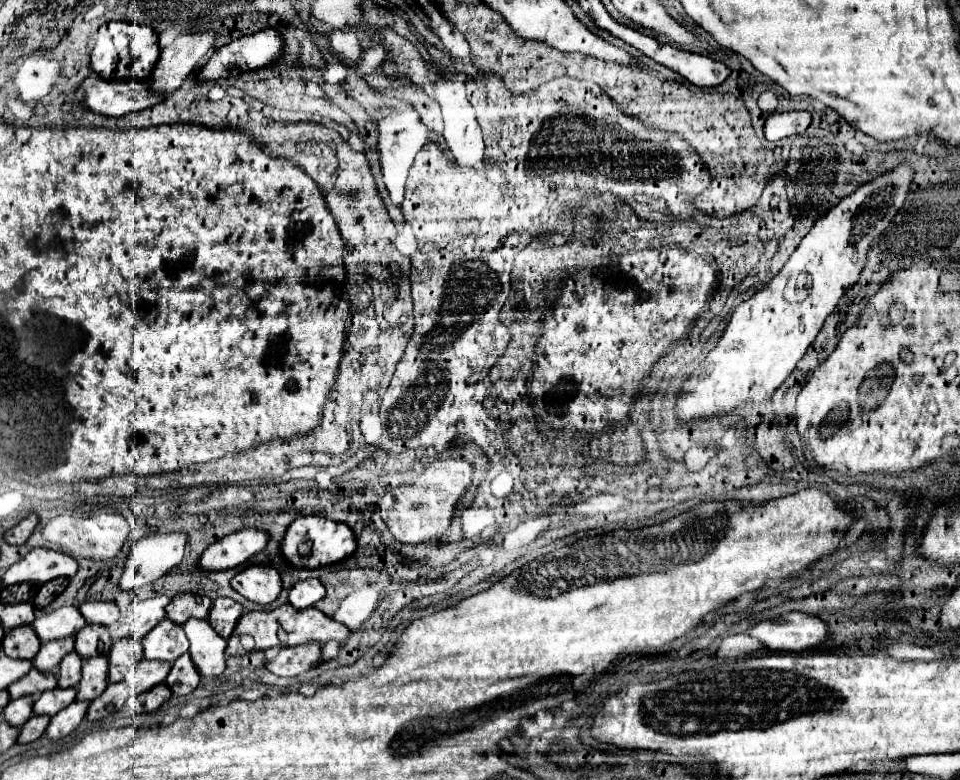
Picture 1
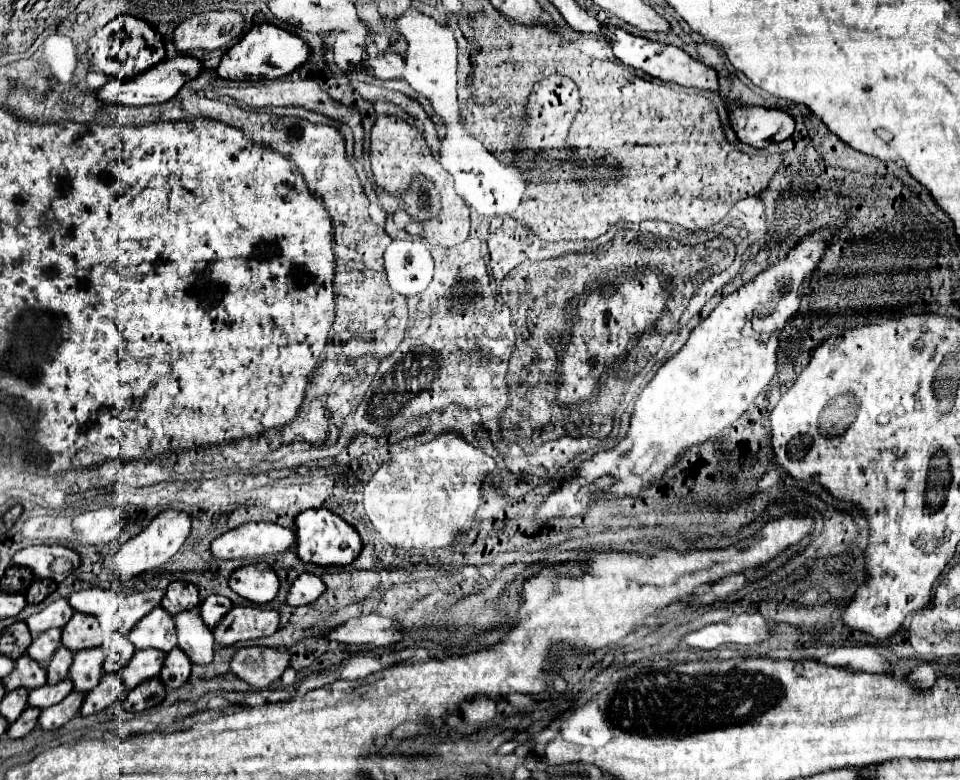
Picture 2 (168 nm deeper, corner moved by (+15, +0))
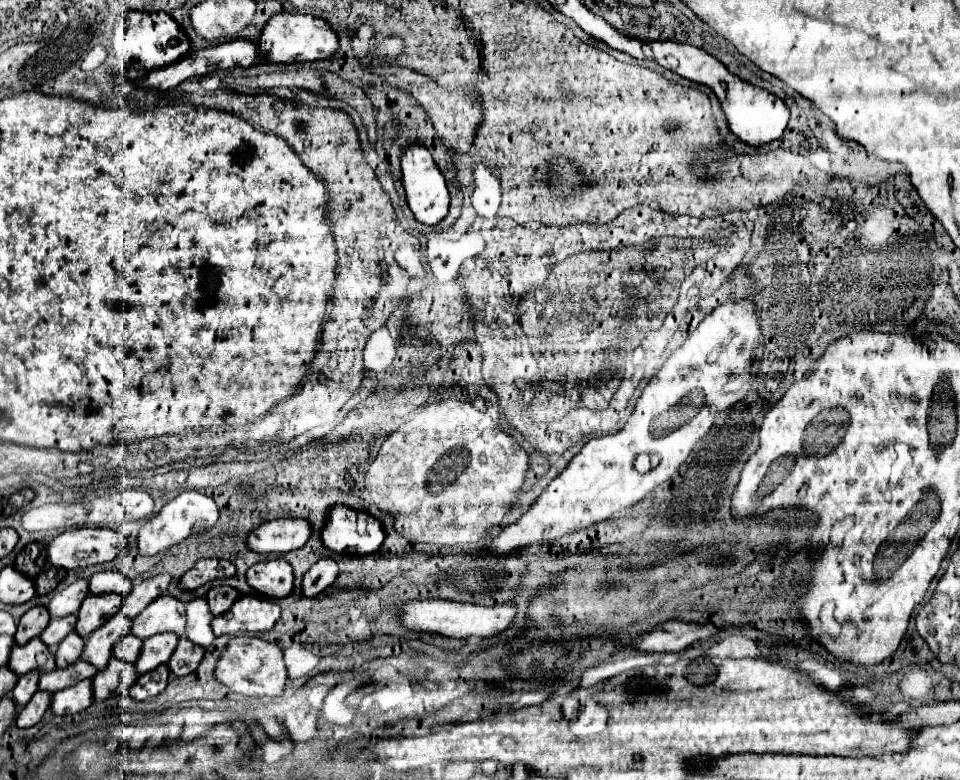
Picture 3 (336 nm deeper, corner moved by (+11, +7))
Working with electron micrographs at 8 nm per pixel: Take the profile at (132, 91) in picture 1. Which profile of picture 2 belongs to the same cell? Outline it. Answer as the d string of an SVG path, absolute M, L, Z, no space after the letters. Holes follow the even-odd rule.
M178 55L174 59L166 59L162 63L158 63L156 67L140 73L134 79L128 81L118 81L118 79L110 79L102 89L98 89L98 99L104 103L122 103L122 105L152 105L152 103L166 103L170 101L184 83L188 83L190 79L196 79L202 71L202 61L196 57L188 57L188 55Z

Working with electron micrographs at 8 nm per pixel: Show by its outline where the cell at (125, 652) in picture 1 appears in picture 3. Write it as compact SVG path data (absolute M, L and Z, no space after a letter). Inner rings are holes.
M128 634L114 646L114 656L124 660L124 662L136 662L136 656L140 654L140 648L142 648L142 640Z

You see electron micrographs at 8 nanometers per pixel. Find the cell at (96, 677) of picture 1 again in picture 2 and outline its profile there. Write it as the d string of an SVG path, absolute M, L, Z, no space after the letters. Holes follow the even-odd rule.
M92 647L74 653L74 663L70 667L70 679L74 681L74 691L88 693L94 689L102 677L102 663L104 663L104 649Z

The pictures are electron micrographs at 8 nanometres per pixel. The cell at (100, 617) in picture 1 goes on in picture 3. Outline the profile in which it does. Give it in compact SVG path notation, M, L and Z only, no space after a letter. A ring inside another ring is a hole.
M106 570L106 572L98 572L90 578L90 594L98 596L98 594L120 594L126 596L130 592L132 584L130 580L114 570Z

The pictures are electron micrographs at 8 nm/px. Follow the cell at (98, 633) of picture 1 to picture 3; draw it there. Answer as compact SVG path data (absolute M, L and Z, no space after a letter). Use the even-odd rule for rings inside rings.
M100 594L100 596L86 596L76 622L76 634L86 638L96 628L106 624L118 610L120 610L120 596L116 594Z

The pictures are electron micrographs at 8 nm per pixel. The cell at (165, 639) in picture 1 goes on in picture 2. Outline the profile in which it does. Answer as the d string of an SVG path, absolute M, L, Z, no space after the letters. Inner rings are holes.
M156 607L150 611L132 631L128 633L128 639L136 649L160 649L168 653L176 645L176 629L174 629L174 617L168 615L162 607Z

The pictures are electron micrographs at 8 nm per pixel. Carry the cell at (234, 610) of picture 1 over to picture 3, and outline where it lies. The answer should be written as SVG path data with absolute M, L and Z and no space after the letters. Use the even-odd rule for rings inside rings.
M214 586L208 590L208 604L210 604L210 612L214 616L226 612L234 600L238 598L238 590L230 588L230 586Z

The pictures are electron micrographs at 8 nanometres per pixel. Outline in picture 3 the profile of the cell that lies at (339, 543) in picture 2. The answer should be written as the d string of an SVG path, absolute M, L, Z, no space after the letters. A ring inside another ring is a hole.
M338 504L328 510L320 540L328 550L338 554L366 556L380 548L384 528L374 516Z

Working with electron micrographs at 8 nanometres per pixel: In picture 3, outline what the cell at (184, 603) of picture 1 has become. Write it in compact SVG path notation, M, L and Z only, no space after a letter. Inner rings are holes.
M198 568L188 570L188 572L180 578L180 582L178 582L178 588L184 590L184 592L188 592L188 590L196 590L198 586L200 586L200 570L198 570Z

